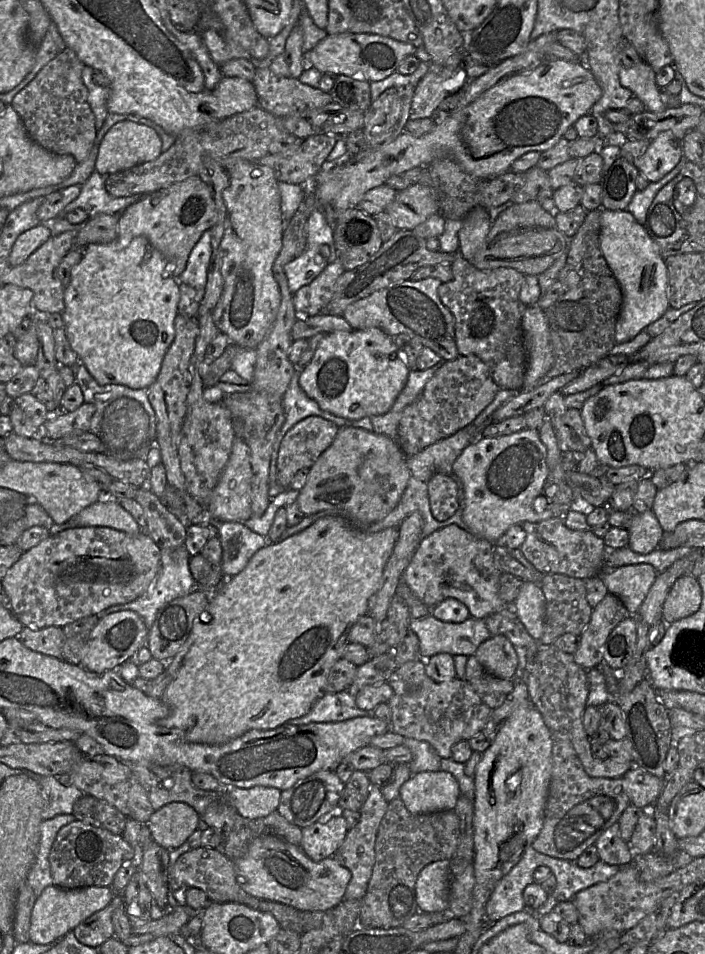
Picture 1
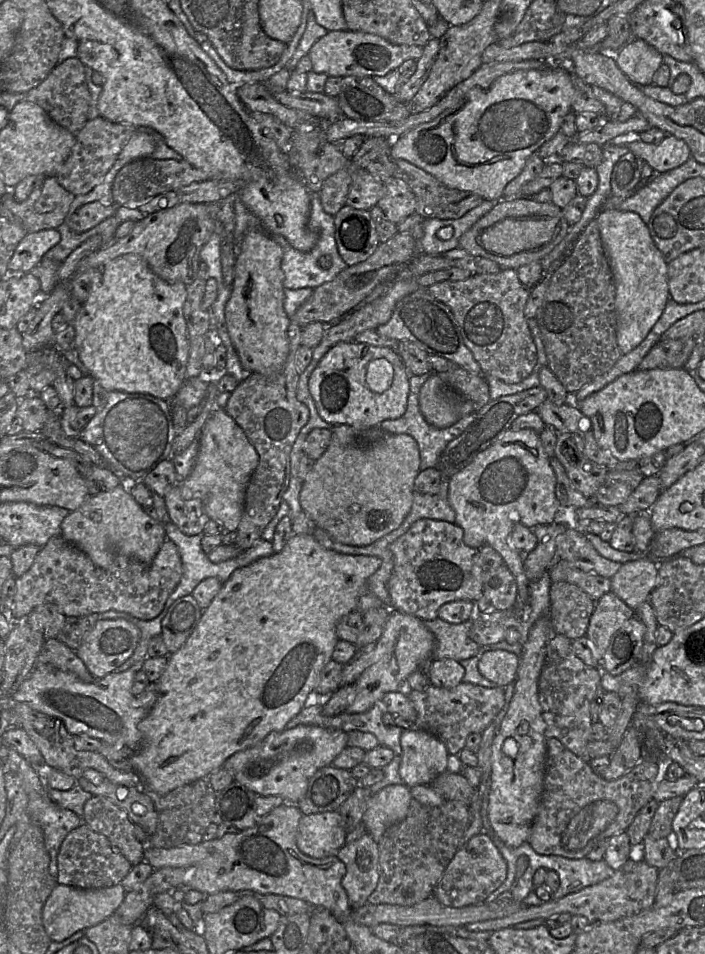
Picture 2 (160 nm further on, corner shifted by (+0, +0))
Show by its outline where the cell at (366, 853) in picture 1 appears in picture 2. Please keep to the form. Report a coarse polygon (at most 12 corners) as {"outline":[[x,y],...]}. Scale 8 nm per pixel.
{"outline":[[366,832],[336,856],[351,909],[377,886],[378,844]]}

